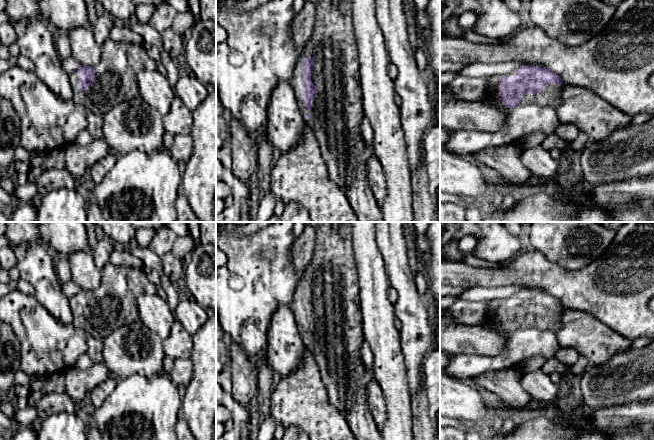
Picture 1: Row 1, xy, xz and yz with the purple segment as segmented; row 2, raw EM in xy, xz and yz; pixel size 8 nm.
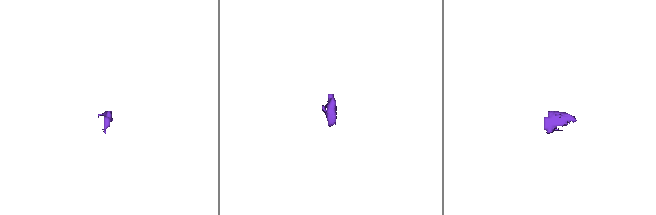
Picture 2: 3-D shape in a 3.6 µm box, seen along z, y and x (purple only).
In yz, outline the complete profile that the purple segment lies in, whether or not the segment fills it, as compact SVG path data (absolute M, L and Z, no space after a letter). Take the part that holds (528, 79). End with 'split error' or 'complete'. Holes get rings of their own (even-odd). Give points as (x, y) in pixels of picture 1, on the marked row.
M524 65L509 76L491 76L484 95L491 102L500 101L506 108L522 104L557 108L562 84L562 79L546 67Z; split error

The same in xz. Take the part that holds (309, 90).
M318 0L318 6L316 7L316 19L313 25L312 35L307 42L307 44L302 49L300 58L298 59L296 66L294 68L292 77L289 82L294 90L298 106L303 115L304 120L306 121L307 126L313 131L315 138L320 147L322 157L326 163L327 170L331 180L346 194L350 205L358 218L359 222L383 222L382 211L377 203L370 183L367 176L367 163L369 159L373 156L373 152L370 148L367 147L363 138L362 138L362 129L361 122L364 117L364 109L362 103L362 90L360 87L360 79L358 74L358 47L356 43L356 37L354 34L354 27L352 24L352 1L351 0L340 0L338 4L334 4L332 0Z; split error

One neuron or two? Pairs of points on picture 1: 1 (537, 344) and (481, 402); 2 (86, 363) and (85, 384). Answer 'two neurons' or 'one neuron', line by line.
1: two neurons
2: two neurons

